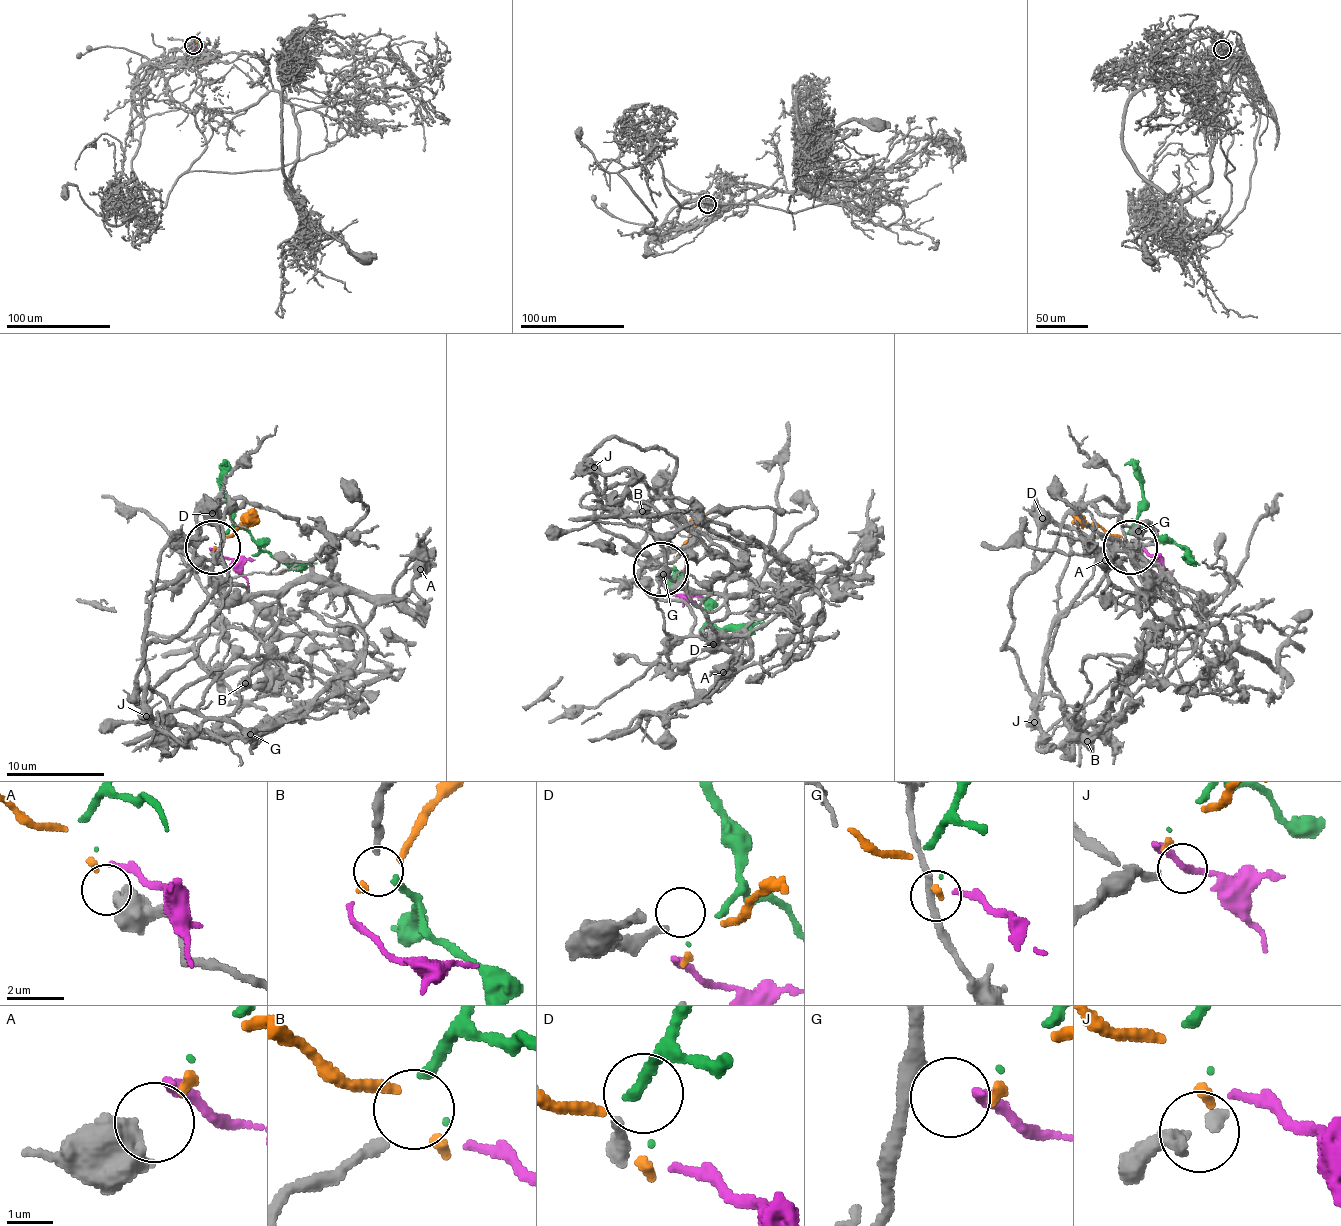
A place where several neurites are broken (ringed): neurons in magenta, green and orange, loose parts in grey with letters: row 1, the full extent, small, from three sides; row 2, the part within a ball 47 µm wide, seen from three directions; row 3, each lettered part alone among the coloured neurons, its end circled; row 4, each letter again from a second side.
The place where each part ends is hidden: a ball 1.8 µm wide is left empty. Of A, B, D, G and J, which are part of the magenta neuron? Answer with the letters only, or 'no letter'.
G

